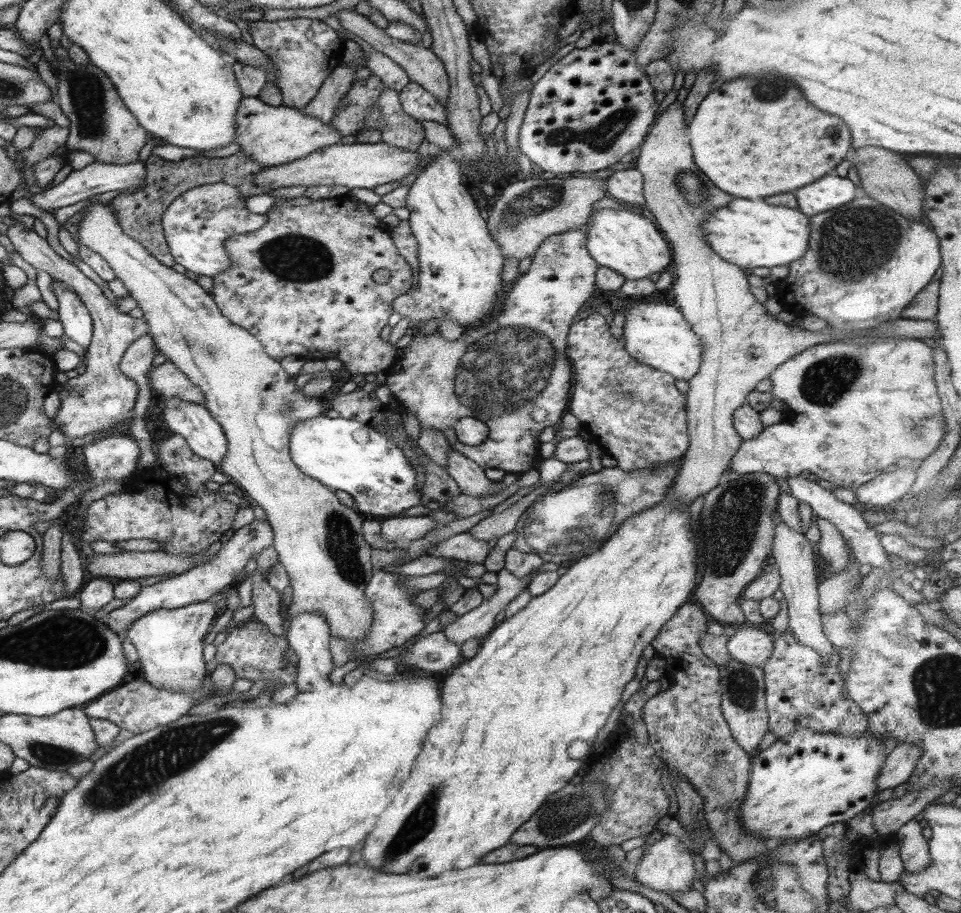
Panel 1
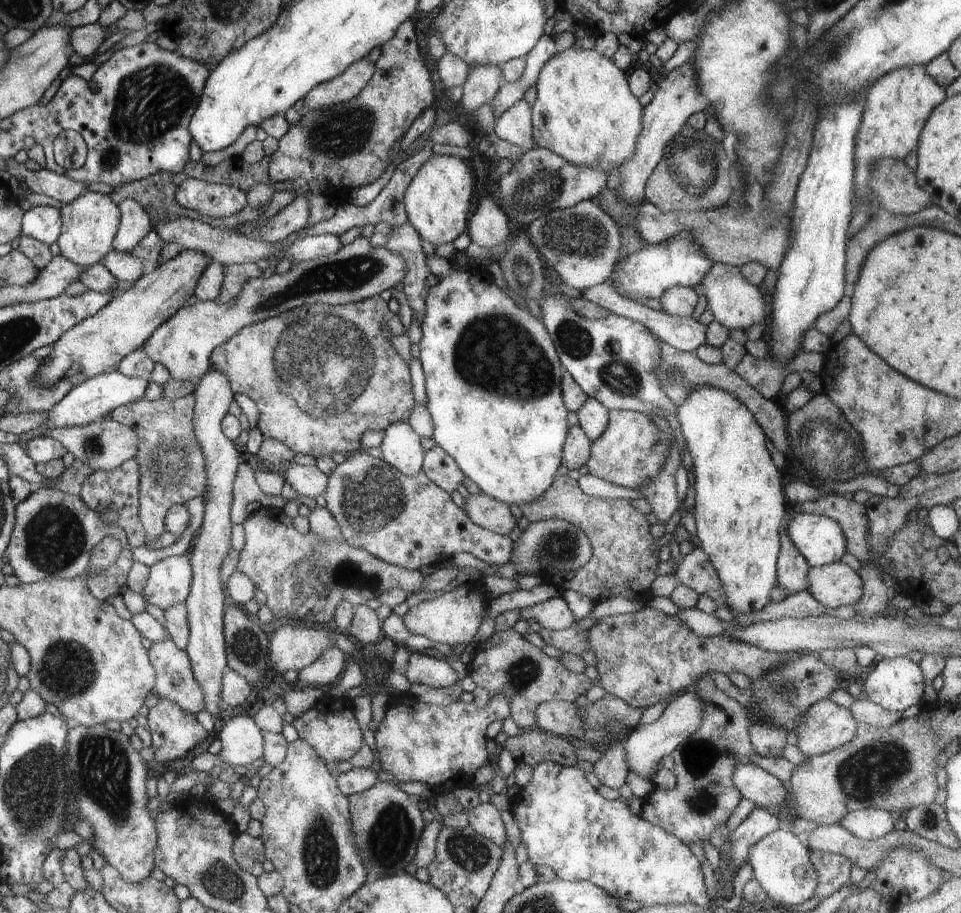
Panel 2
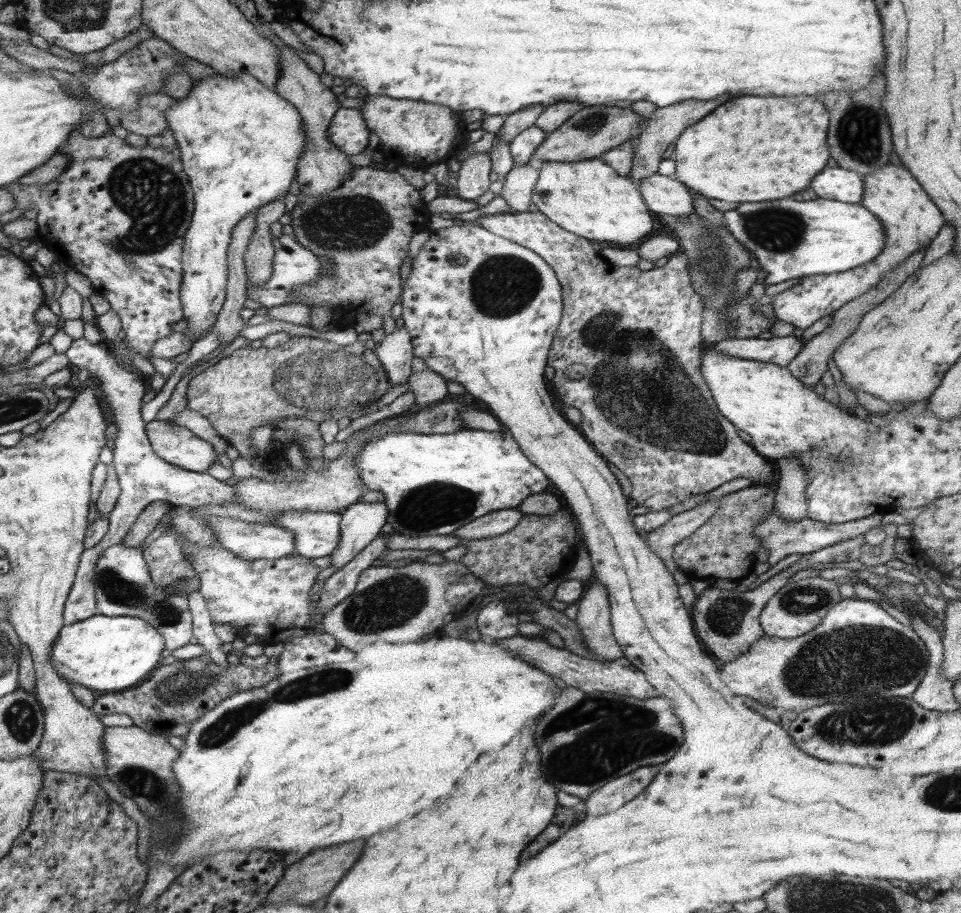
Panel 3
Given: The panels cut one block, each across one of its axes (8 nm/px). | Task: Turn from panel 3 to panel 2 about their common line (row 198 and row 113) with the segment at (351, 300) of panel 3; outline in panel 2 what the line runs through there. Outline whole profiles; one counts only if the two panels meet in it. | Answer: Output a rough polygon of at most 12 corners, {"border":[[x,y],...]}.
{"border":[[411,20],[371,82],[301,112],[269,156],[275,184],[319,180],[345,204],[433,106]]}

